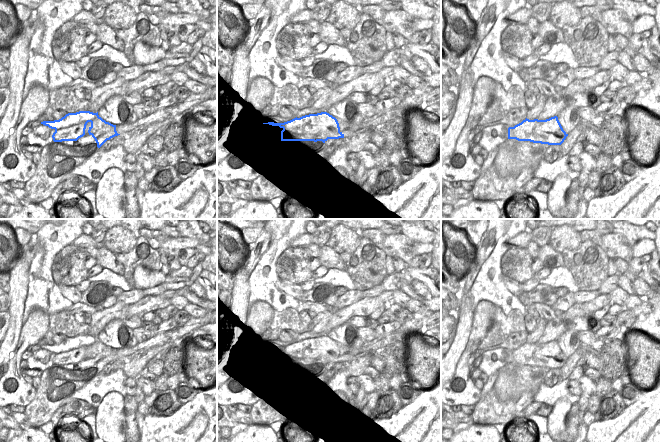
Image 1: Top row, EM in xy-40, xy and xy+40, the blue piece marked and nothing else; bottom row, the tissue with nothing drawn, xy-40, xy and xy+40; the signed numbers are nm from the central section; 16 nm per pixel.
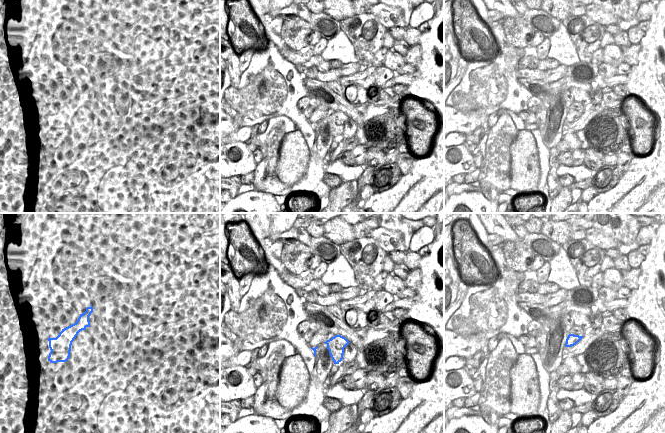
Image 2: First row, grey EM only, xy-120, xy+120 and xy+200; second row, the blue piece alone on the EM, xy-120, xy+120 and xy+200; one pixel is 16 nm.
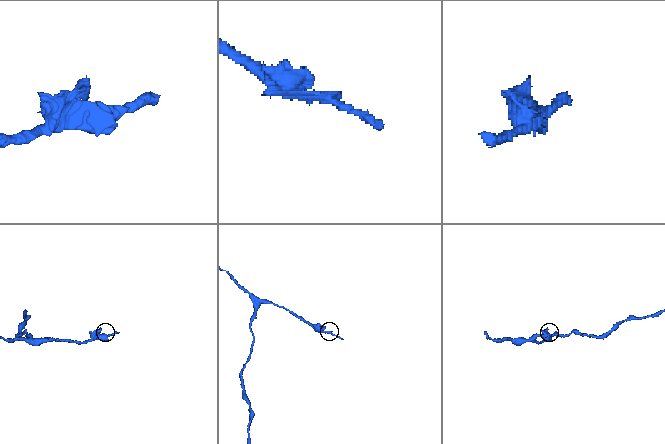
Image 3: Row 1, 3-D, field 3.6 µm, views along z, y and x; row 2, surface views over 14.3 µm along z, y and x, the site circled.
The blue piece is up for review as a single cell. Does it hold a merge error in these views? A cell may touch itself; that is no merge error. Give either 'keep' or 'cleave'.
keep

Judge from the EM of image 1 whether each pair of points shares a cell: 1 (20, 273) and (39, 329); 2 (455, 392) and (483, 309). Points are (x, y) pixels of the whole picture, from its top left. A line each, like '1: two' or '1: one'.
1: two
2: one

